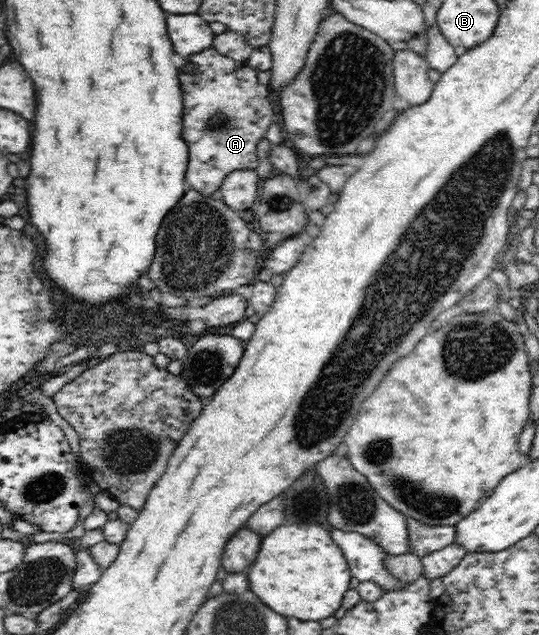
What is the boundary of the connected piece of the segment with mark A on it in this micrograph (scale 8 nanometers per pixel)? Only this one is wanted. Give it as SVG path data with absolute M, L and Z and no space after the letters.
M213 46L202 52L191 54L187 59L196 63L198 70L194 74L180 74L179 76L183 92L182 138L187 144L187 156L189 156L185 183L188 187L202 192L202 195L213 196L226 175L234 169L257 168L258 143L265 138L268 126L274 121L279 121L279 113L270 89L258 83L256 78L258 71L248 66L247 63L219 54Z

